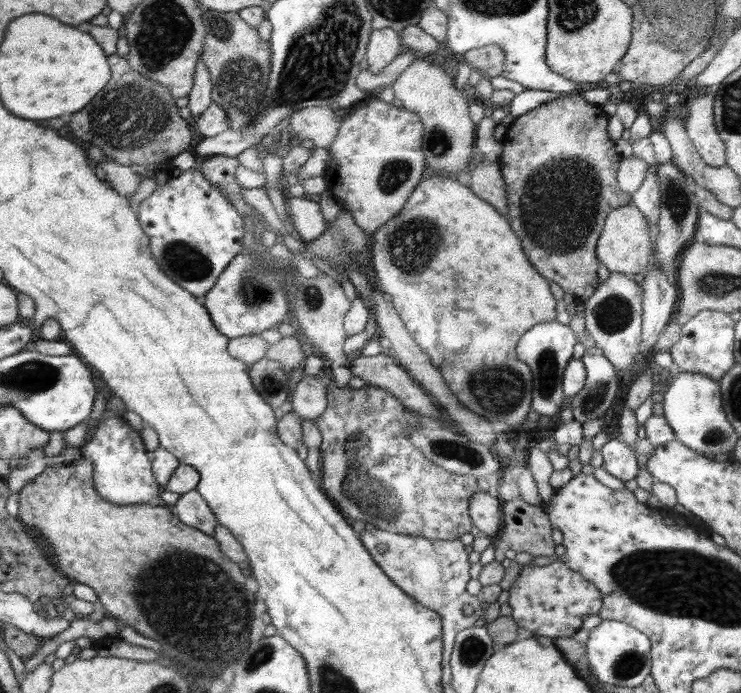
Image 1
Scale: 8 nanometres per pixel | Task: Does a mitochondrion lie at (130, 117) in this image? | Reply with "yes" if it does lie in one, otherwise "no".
yes

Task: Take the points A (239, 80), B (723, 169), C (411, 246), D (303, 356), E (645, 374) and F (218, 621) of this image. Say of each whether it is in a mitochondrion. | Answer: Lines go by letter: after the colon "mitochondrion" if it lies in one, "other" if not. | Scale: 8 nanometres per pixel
A: mitochondrion
B: other
C: mitochondrion
D: other
E: other
F: mitochondrion

